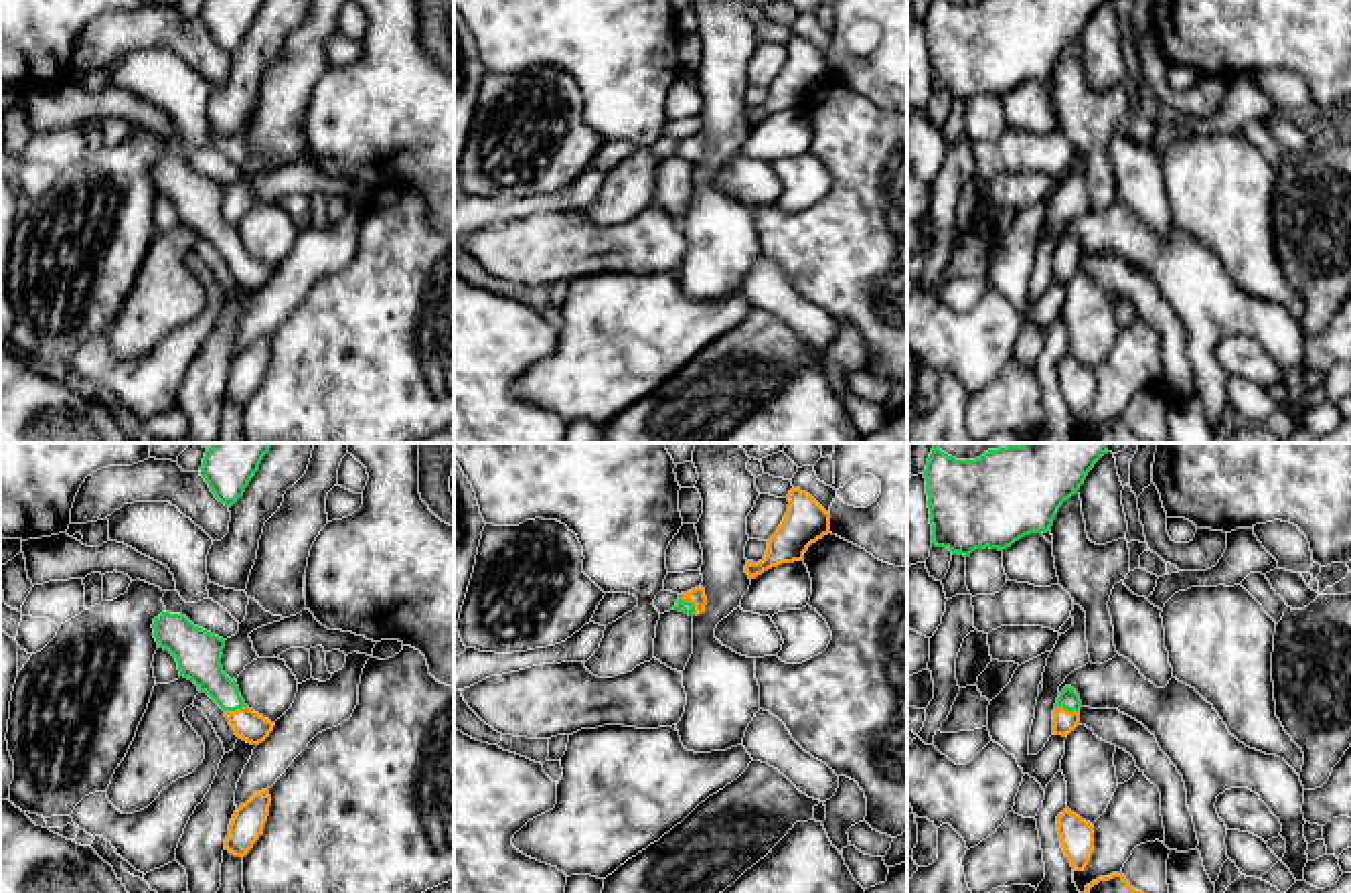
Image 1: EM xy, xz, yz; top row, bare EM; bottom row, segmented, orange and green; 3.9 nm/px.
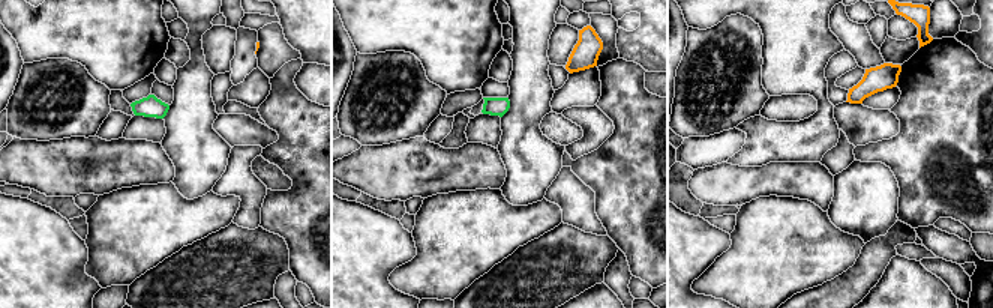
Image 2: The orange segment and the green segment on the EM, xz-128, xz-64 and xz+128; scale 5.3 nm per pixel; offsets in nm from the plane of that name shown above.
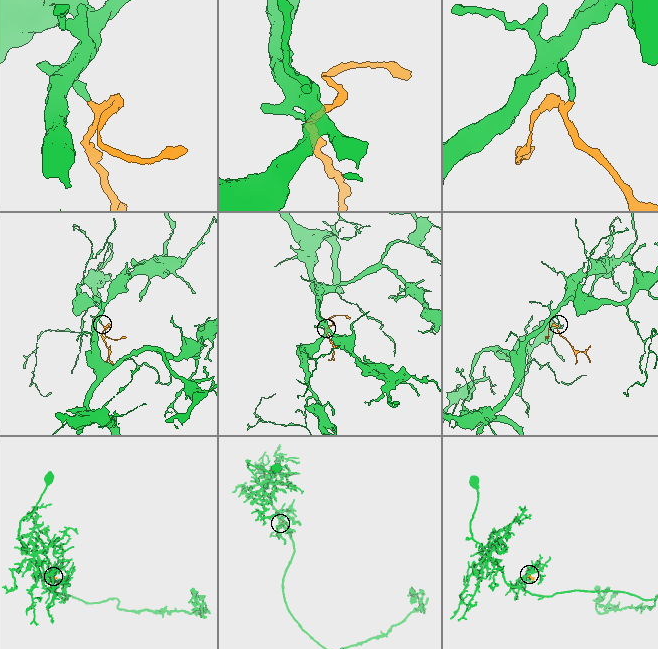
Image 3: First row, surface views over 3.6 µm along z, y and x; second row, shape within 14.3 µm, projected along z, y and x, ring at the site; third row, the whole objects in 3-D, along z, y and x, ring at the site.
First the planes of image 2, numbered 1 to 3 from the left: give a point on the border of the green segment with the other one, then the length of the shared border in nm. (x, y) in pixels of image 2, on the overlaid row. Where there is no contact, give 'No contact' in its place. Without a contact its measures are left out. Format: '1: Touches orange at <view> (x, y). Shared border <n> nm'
1: No contact
2: No contact
3: No contact

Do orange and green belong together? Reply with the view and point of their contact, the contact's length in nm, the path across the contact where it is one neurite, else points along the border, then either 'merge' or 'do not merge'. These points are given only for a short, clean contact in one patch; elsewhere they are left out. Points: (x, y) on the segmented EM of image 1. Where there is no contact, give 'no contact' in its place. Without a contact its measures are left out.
meets orange in yz at (1068, 711); contact 100 nm long; runs through yz (1064, 721), (1068, 711), (1068, 697); merge

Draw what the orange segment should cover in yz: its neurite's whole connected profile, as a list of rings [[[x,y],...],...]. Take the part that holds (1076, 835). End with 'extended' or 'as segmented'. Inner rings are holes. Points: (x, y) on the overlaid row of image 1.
[[[1069,808],[1057,816],[1057,834],[1065,857],[1076,871],[1084,871],[1094,853],[1094,824],[1082,820]]]; as segmented

